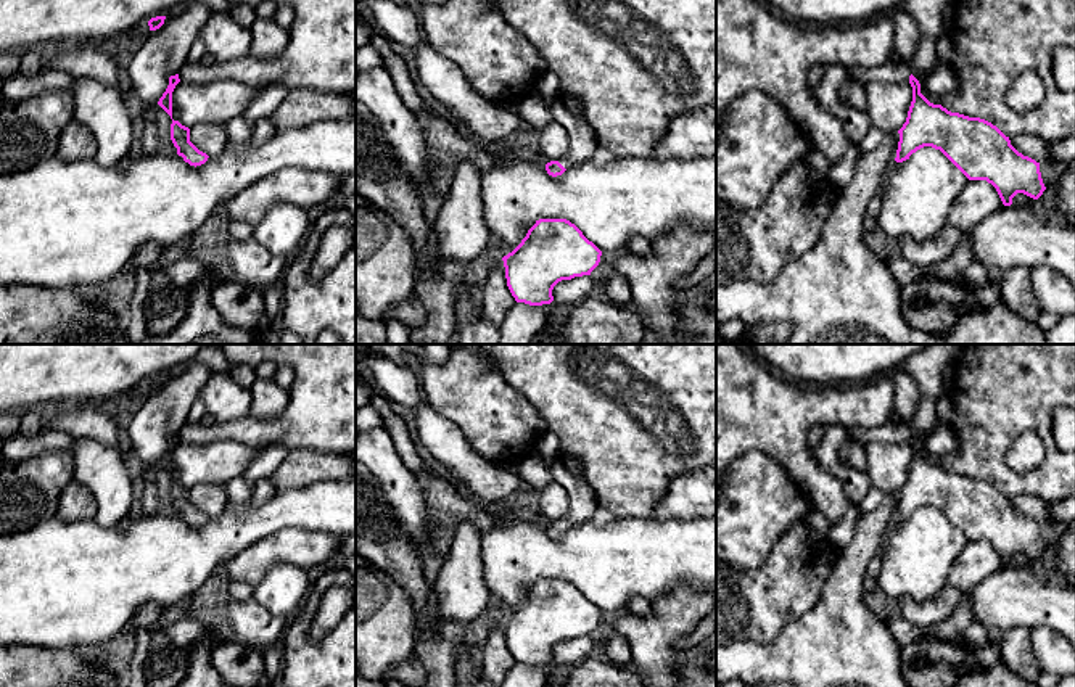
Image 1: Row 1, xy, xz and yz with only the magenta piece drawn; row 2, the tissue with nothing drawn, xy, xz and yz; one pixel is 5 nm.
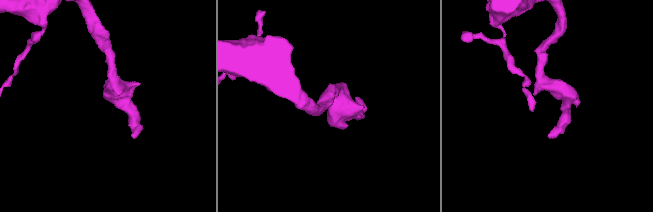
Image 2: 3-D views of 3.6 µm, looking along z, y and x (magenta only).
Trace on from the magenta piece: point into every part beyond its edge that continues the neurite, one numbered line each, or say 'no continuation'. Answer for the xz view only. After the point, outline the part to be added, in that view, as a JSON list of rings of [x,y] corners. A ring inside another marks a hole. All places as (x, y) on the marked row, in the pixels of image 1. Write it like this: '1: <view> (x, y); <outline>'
1: xz (567, 110); [[[560,93],[555,97],[550,111],[554,121],[565,127],[570,142],[566,156],[558,159],[558,162],[565,169],[570,169],[575,164],[589,161],[599,148],[599,142],[584,114],[579,98]]]

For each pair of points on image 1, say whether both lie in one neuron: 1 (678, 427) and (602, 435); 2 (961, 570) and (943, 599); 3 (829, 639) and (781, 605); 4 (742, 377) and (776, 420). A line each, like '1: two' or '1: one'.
1: one
2: two
3: two
4: one

